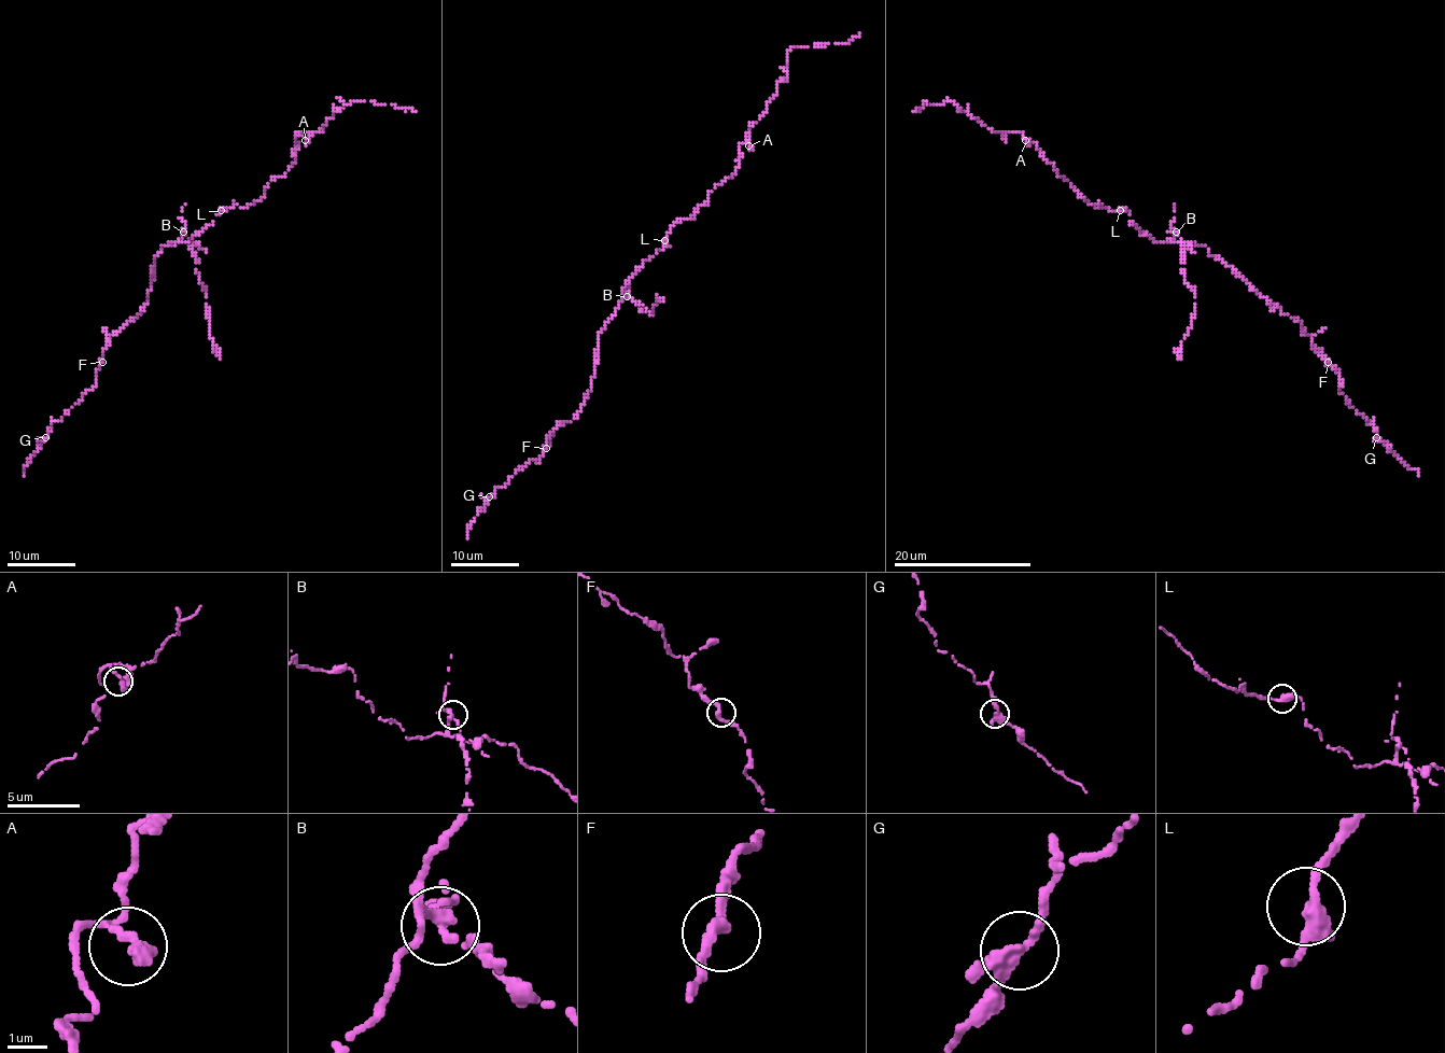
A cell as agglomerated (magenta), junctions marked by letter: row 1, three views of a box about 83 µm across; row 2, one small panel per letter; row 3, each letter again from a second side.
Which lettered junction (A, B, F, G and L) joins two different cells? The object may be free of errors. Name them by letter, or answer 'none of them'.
B

